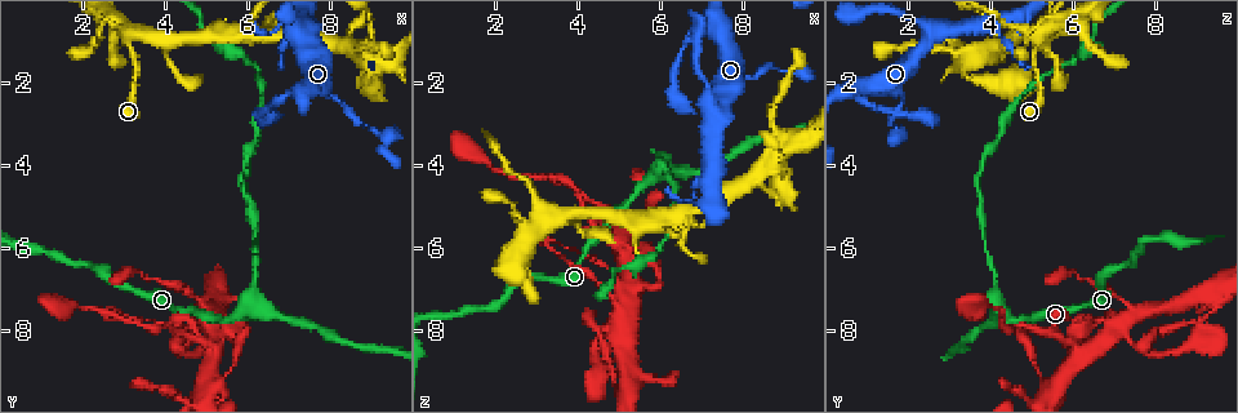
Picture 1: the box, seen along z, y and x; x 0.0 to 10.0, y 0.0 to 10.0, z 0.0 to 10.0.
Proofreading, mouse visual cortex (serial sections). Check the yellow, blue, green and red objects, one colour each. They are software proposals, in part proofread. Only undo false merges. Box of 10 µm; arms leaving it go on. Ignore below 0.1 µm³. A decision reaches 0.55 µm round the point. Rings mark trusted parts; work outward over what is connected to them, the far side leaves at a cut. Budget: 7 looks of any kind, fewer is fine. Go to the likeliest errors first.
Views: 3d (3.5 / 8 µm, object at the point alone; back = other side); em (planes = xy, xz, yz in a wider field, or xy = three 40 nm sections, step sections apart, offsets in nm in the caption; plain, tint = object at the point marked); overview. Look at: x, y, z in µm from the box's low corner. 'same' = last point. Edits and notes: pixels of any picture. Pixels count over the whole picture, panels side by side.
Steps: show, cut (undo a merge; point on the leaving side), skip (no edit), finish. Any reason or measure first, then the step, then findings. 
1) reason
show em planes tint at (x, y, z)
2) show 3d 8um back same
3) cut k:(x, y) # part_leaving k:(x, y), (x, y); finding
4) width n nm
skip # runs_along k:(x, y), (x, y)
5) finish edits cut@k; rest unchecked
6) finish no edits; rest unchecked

arms part here
show 3d 3.5um at (6.00, 7.35, 4.20)

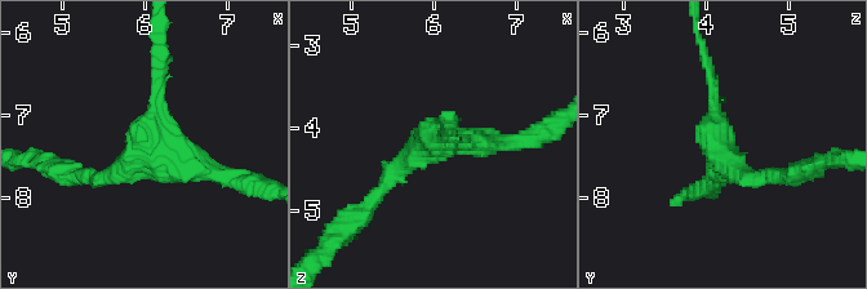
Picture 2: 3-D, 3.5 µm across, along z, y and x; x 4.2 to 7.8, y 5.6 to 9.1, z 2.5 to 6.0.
arms 3; arm_widths 150, 200, 300 nm; need the tissue
show em planes tint at (6.05, 7.35, 4.15)

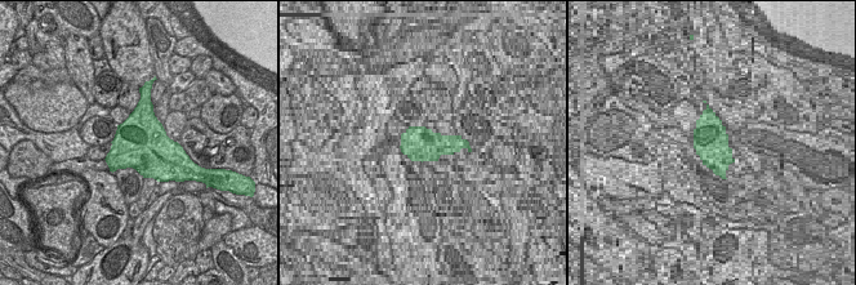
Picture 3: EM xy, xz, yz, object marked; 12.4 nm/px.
cut it another way
show em xy step 3 tint same

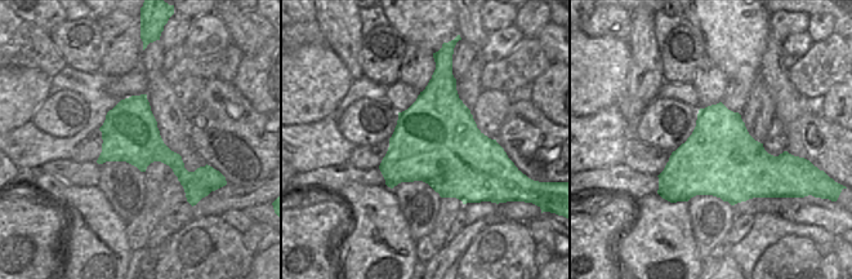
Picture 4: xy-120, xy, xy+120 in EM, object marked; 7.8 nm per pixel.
skip # runs_along 2:(90, 173), (119, 173), (150, 142), (161, 62); all the same cell

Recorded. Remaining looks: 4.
show 3d 3.5um at (5.00, 7.90, 6.80)

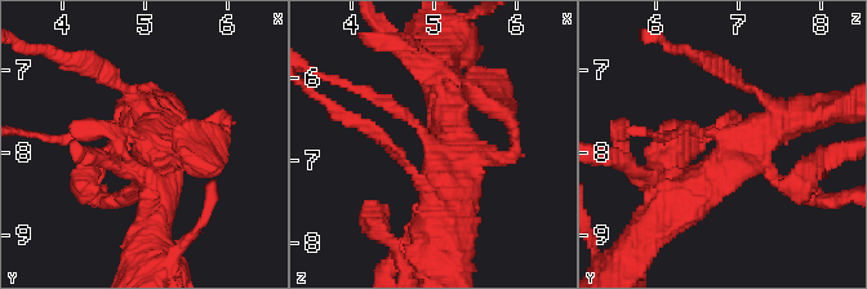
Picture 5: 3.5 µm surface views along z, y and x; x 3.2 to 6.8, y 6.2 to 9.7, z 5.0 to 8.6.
now the EM
show em xy step 3 tint at (5.10, 7.90, 6.85)

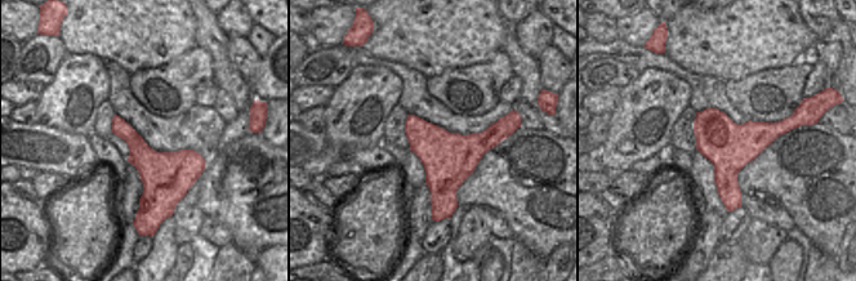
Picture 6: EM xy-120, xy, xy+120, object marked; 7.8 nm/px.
another direction
show em xy step 2 tint same

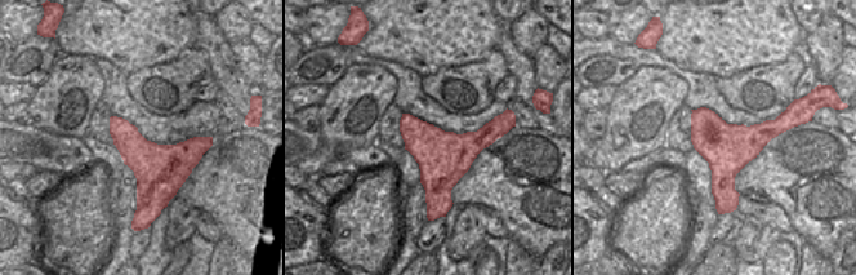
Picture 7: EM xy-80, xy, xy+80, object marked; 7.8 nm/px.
skip # runs_along 5:(379, 99), (439, 149), (439, 222); one cell here

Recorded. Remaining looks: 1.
finish no edits; rest unchecked

